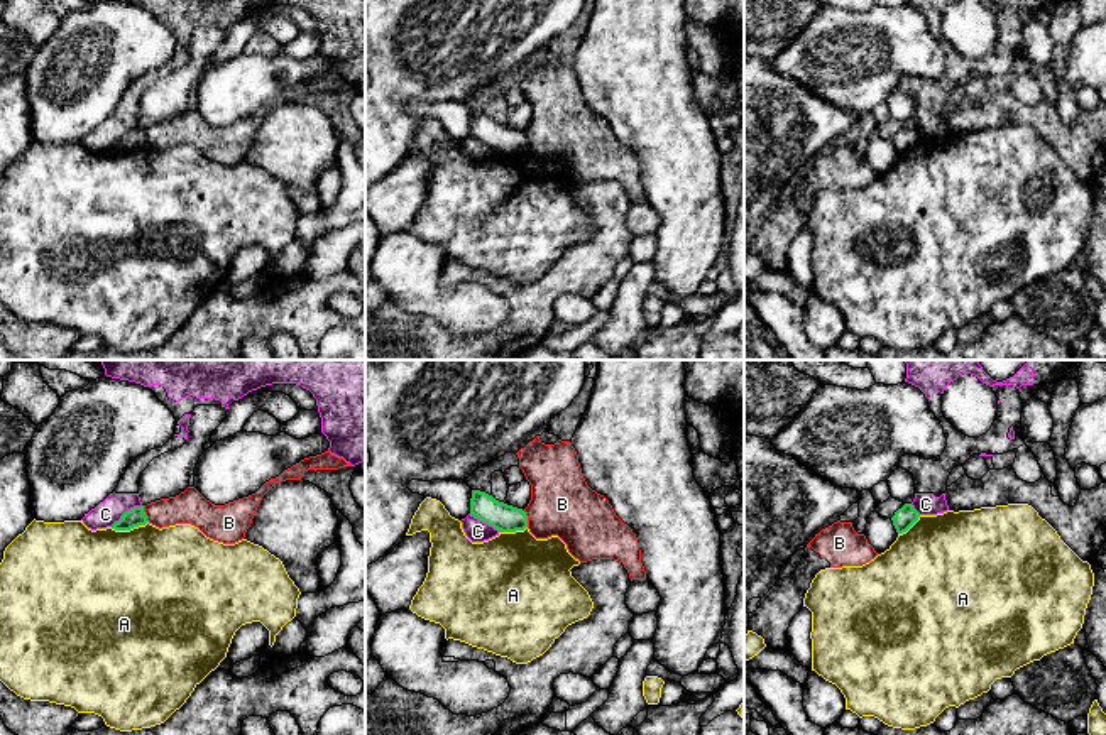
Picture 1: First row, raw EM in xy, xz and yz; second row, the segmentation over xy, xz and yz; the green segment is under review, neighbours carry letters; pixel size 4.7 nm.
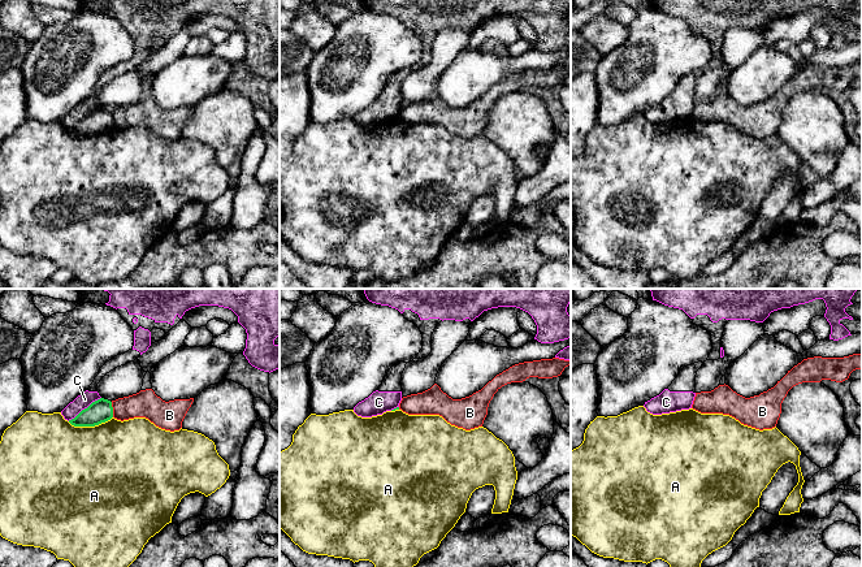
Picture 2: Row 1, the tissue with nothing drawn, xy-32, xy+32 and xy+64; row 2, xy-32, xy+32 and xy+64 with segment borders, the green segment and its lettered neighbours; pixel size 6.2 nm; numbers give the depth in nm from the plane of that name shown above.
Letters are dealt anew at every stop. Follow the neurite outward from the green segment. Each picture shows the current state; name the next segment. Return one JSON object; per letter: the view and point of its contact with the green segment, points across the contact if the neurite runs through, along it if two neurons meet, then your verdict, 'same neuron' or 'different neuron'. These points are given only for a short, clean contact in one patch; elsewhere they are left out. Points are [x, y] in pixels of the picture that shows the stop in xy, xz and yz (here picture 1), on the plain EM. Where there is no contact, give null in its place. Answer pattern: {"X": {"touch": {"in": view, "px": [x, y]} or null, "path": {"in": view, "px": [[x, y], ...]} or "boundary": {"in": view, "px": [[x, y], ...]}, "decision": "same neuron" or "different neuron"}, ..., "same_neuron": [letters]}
{"A": {"touch": {"in": "xy", "px": [129, 151]}, "decision": "different neuron"}, "B": {"touch": {"in": "xy", "px": [144, 136]}, "boundary": {"in": "xy", "px": [[142, 127], [149, 142]]}, "decision": "different neuron"}, "C": {"touch": {"in": "xy", "px": [125, 134]}, "boundary": {"in": "xy", "px": [[141, 125], [129, 130], [110, 147]]}, "decision": "different neuron"}, "same_neuron": []}

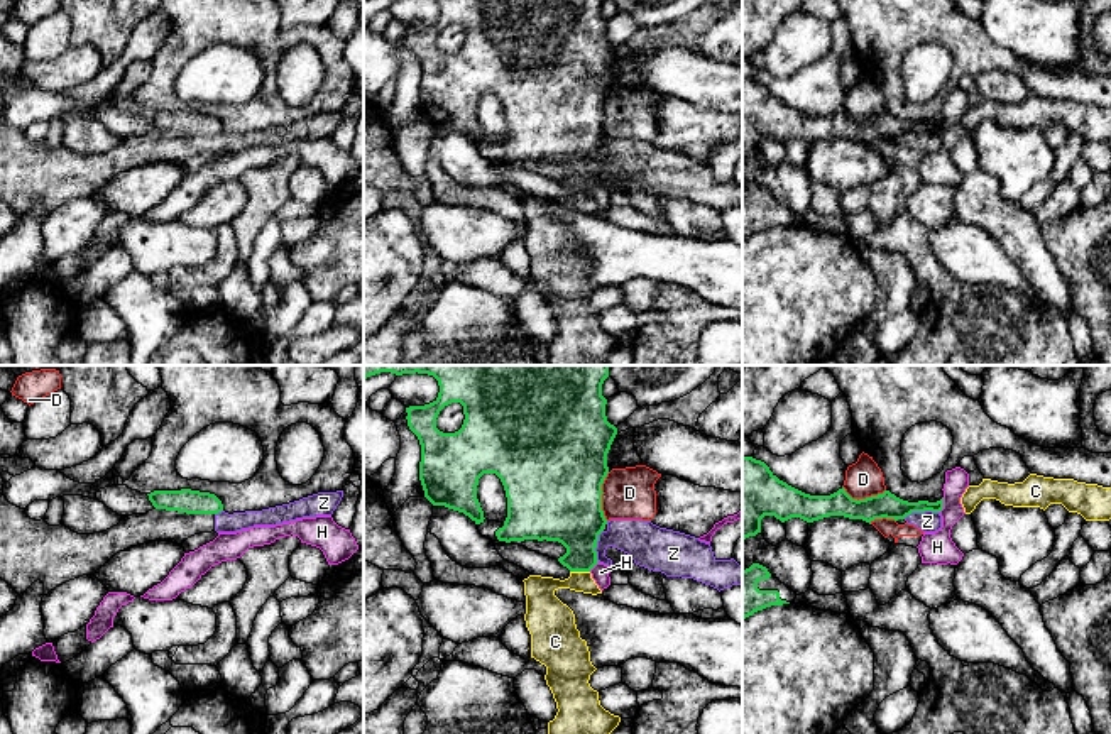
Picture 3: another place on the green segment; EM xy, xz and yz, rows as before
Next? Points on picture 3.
{"C": {"touch": {"in": "xz", "px": [580, 191]}, "path": {"in": "xz", "px": [[575, 139], [580, 159], [580, 191], [555, 205], [543, 229]]}, "decision": "same neuron"}, "D": {"touch": {"in": "xz", "px": [601, 117]}, "decision": "different neuron"}, "H": {"touch": {"in": "yz", "px": [942, 125]}, "boundary": {"in": "yz", "px": [[944, 119], [944, 127], [939, 132]]}, "decision": "different neuron"}, "Z": {"touch": {"in": "yz", "px": [920, 132]}, "boundary": {"in": "yz", "px": [[939, 132], [912, 132], [903, 139]]}, "decision": "different neuron"}, "same_neuron": ["C"]}

